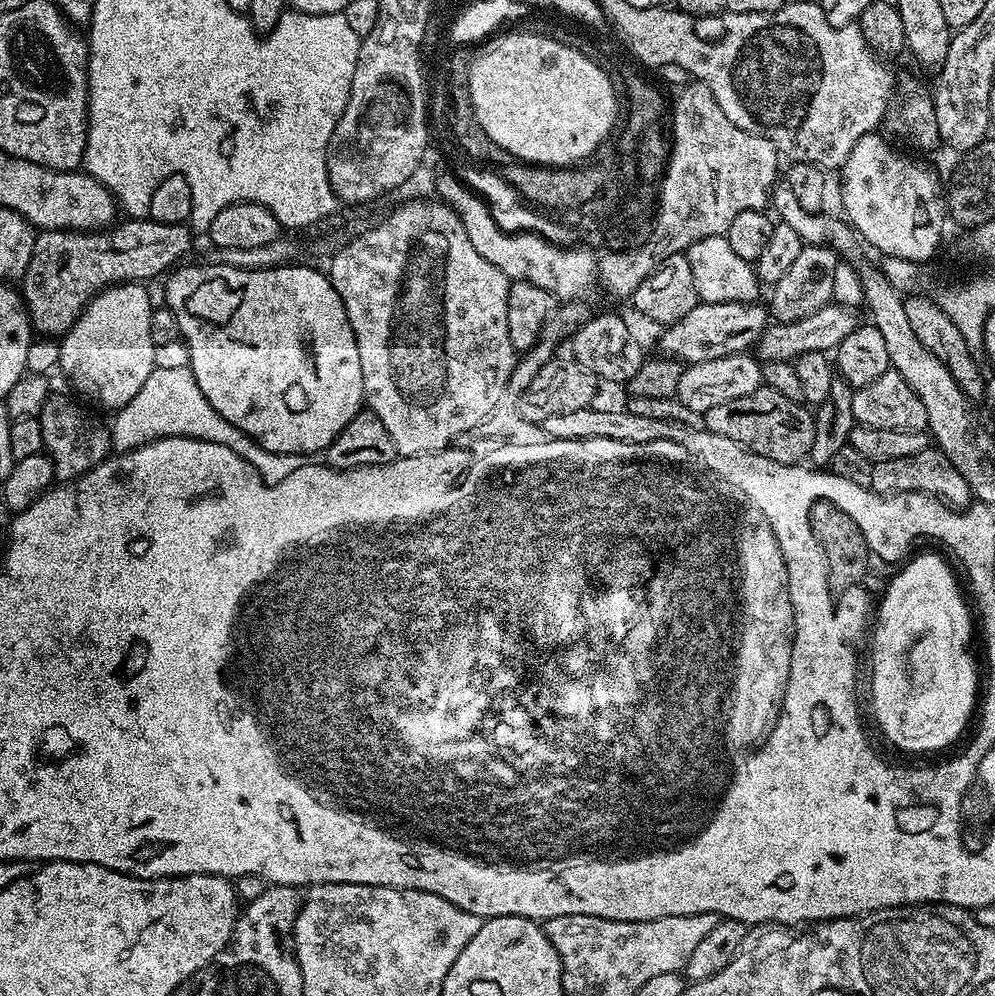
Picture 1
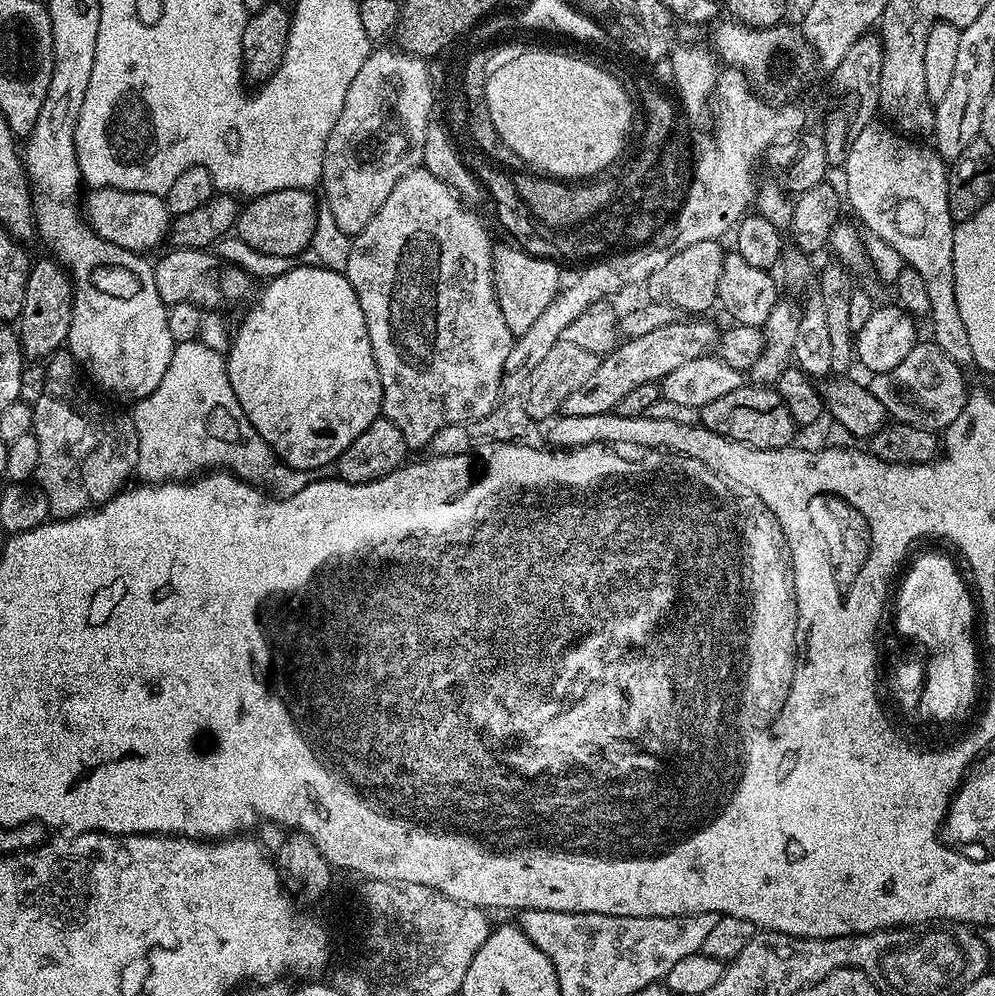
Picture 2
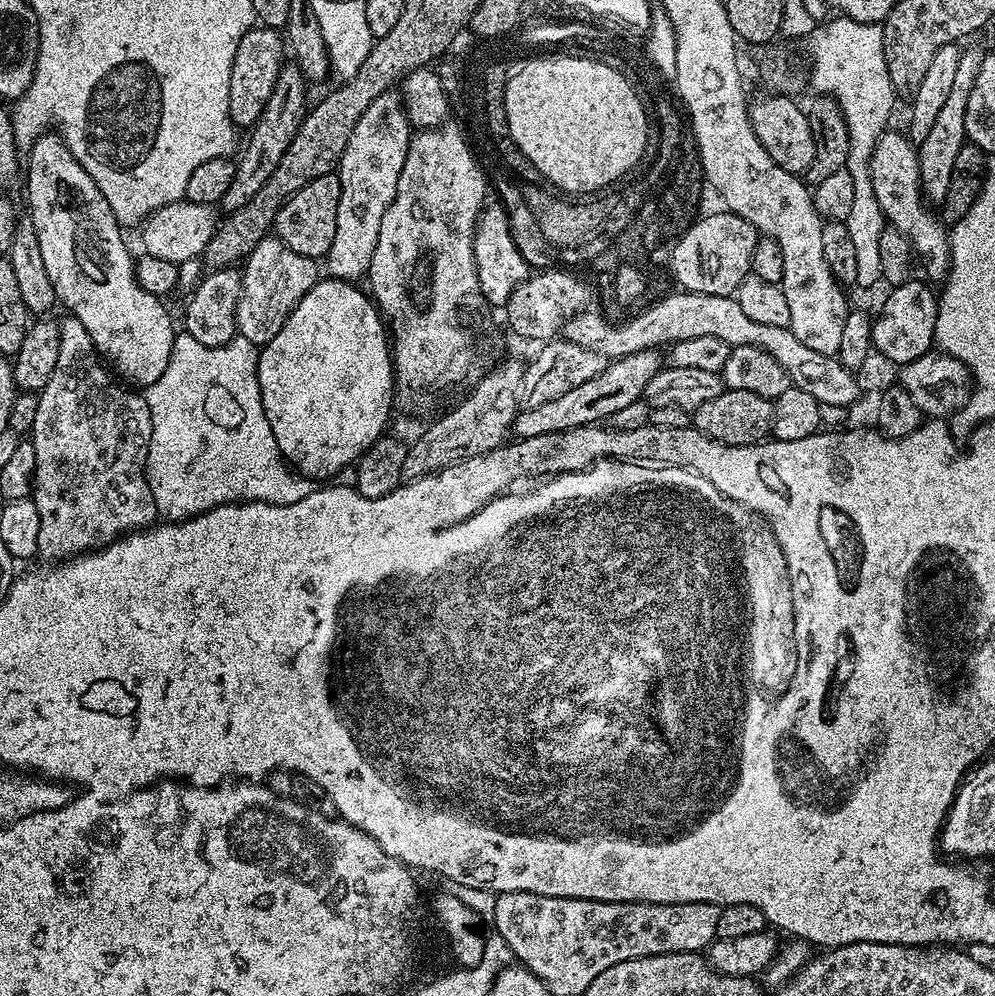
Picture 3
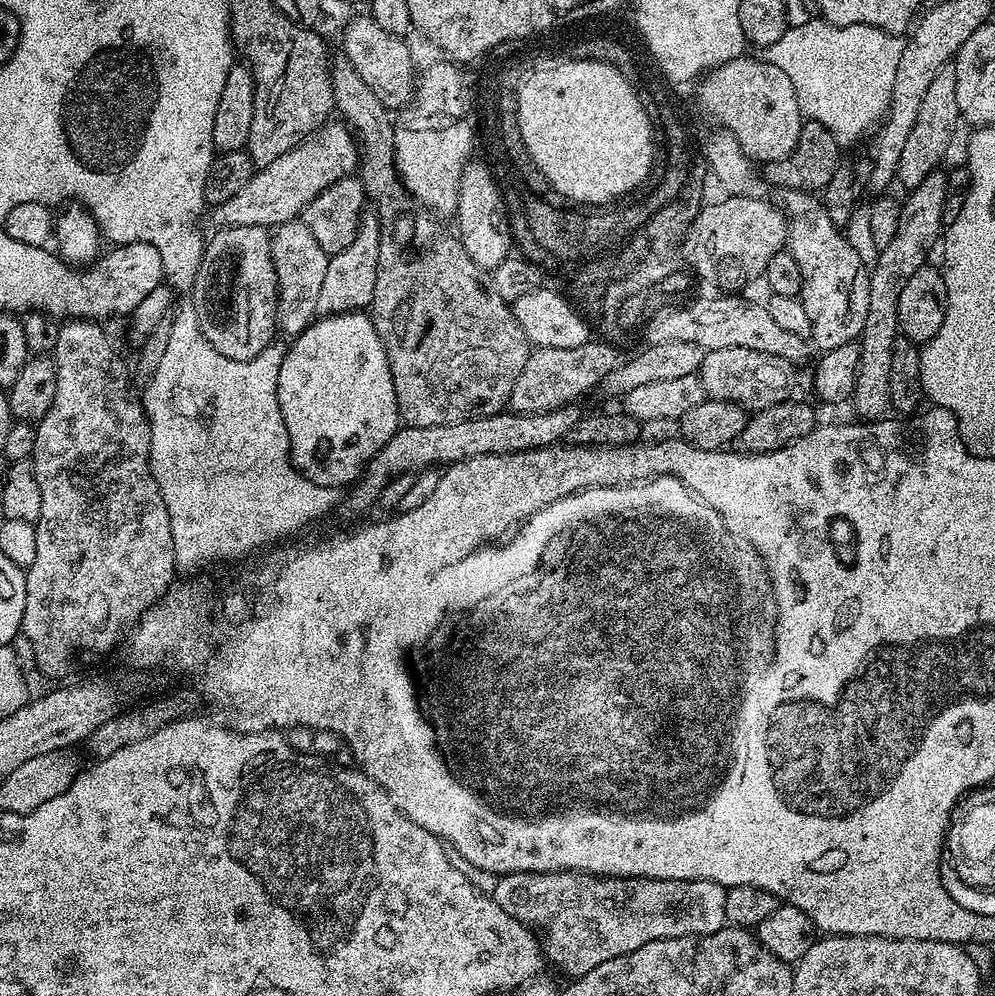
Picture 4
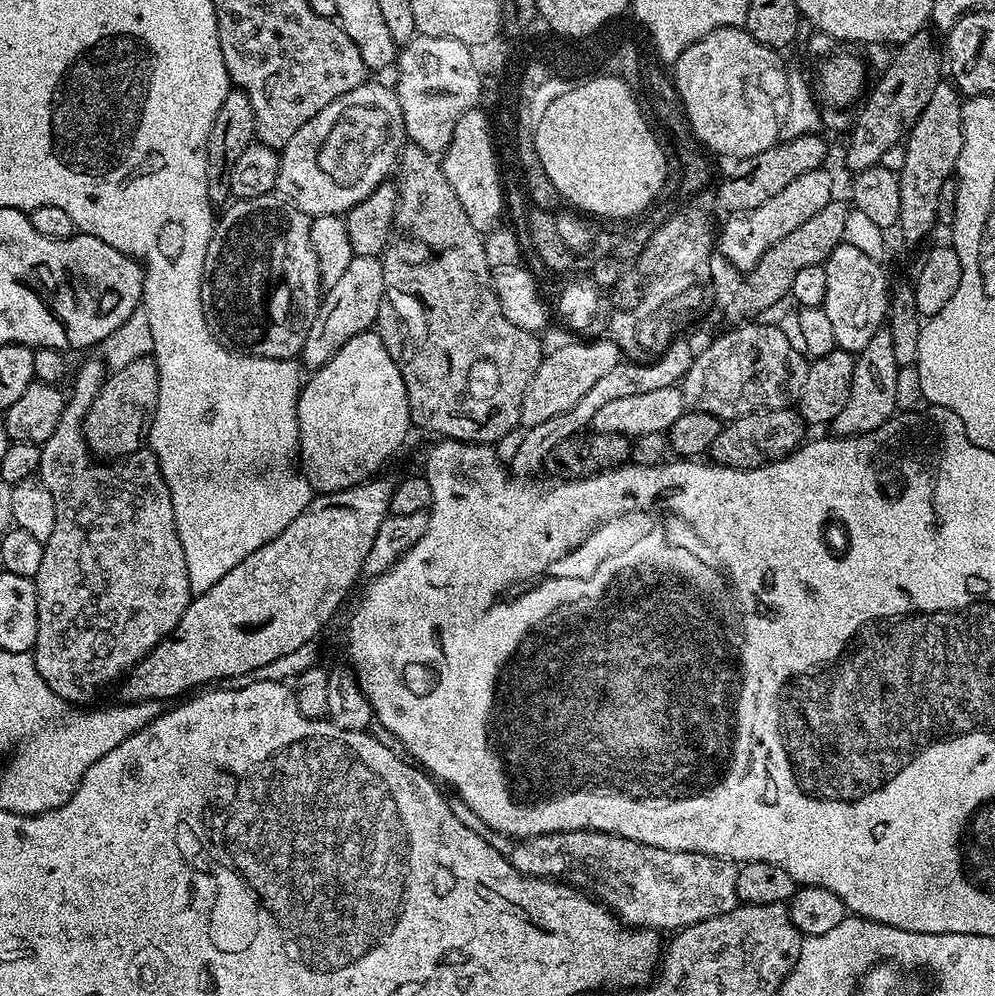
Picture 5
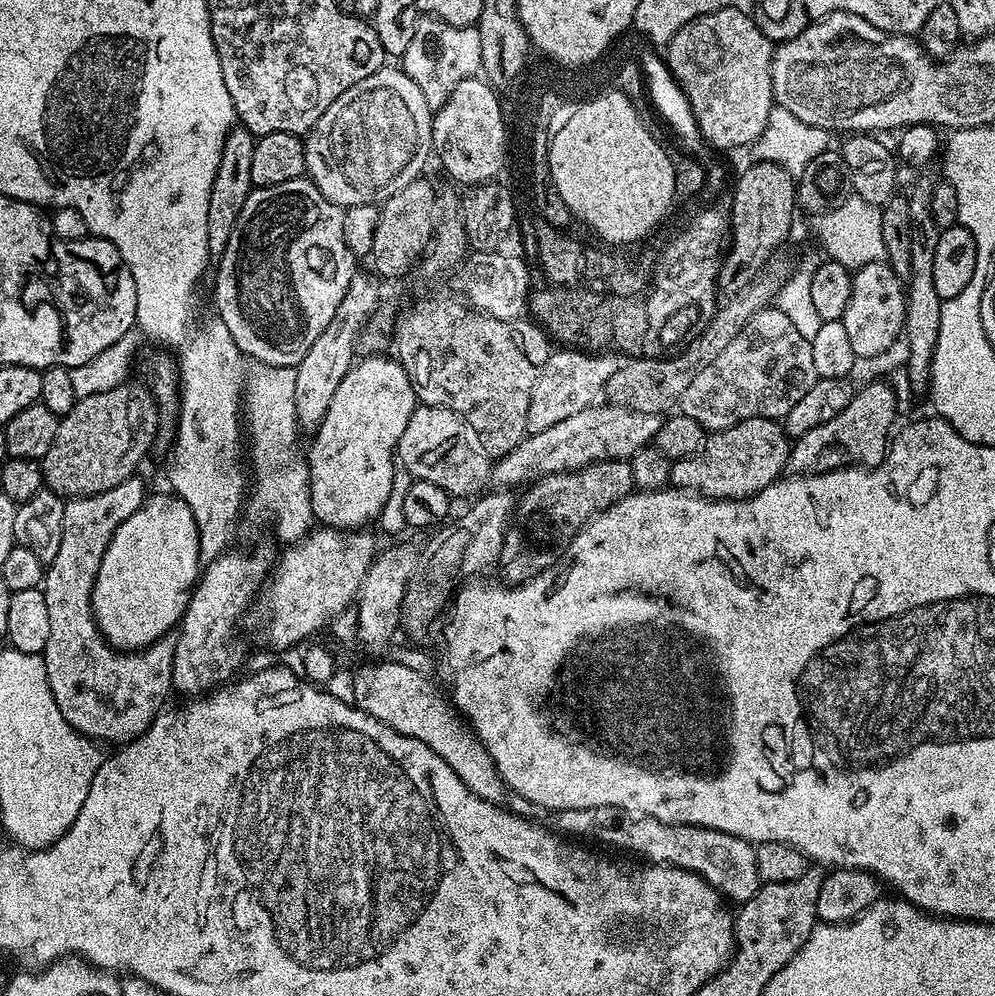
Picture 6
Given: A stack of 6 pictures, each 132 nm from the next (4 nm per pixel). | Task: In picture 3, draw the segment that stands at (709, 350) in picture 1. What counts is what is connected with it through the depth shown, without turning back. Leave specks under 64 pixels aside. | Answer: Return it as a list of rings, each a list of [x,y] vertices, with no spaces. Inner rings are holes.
[[[647,348],[638,354],[624,356],[620,360],[609,362],[602,374],[582,382],[582,386],[574,386],[567,394],[553,398],[550,402],[542,402],[542,406],[521,408],[516,413],[514,432],[521,440],[539,438],[542,434],[558,434],[562,430],[574,430],[578,426],[590,426],[607,422],[610,414],[623,410],[629,402],[641,399],[646,385],[662,366],[662,356],[657,349]]]

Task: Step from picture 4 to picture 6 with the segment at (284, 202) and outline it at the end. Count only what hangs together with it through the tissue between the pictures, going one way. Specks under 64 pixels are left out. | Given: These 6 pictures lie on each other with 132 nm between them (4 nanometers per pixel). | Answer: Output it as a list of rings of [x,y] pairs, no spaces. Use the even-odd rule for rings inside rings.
[[[385,66],[378,69],[374,74],[370,74],[365,80],[359,80],[354,86],[350,86],[350,90],[346,90],[342,94],[338,94],[338,98],[334,98],[334,102],[330,102],[330,106],[326,110],[326,114],[322,114],[322,118],[318,118],[318,122],[303,137],[304,141],[304,171],[307,179],[312,181],[314,186],[318,186],[318,190],[330,202],[339,204],[341,208],[347,210],[356,207],[359,204],[379,205],[381,202],[389,200],[394,194],[398,194],[398,190],[402,190],[402,186],[406,186],[410,182],[421,179],[424,167],[428,164],[428,156],[433,155],[432,150],[432,118],[434,110],[426,102],[422,90],[418,90],[418,82],[414,82],[414,78],[407,76],[399,67],[391,68]]]

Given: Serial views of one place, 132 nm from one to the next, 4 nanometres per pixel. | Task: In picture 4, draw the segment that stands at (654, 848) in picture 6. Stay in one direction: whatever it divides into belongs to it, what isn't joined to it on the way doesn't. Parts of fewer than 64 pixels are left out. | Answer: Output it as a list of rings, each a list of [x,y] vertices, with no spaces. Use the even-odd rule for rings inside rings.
[[[505,872],[497,880],[500,881],[496,889],[490,892],[492,899],[506,910],[506,914],[542,933],[547,963],[561,968],[568,978],[590,974],[594,966],[630,954],[638,950],[638,946],[646,946],[646,942],[705,936],[726,926],[728,889],[709,880],[651,880],[641,876],[592,876],[588,872]]]

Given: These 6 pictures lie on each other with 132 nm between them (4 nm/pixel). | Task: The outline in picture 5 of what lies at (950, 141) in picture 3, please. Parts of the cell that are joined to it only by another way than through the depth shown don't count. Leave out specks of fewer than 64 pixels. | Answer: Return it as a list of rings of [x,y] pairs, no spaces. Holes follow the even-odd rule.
[[[887,327],[878,329],[863,350],[855,353],[854,359],[856,365],[850,382],[850,398],[846,398],[842,414],[835,416],[830,425],[831,431],[838,436],[861,436],[878,430],[878,426],[892,419],[897,411],[896,387],[900,384],[902,368],[894,358],[894,345],[890,343]]]

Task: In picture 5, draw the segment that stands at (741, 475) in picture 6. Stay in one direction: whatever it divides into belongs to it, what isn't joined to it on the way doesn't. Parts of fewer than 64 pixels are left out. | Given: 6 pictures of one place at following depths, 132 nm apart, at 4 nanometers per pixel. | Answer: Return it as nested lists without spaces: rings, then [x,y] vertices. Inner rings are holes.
[[[795,407],[767,408],[750,414],[742,414],[736,420],[727,421],[714,438],[710,456],[725,468],[761,468],[778,462],[805,443],[806,425]]]

